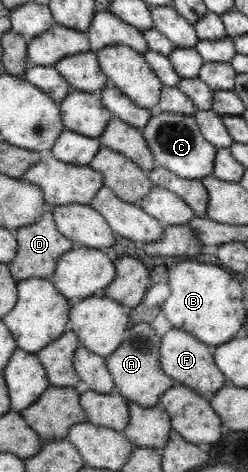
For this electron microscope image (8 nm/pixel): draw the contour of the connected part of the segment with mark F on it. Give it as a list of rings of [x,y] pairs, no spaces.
[[[176,328],[168,330],[160,338],[160,354],[158,356],[160,356],[160,360],[158,360],[160,368],[166,376],[170,376],[180,385],[196,390],[198,394],[210,394],[212,396],[224,384],[224,376],[216,368],[212,354],[208,352],[208,346],[198,342],[188,332],[182,332],[182,330],[176,330]]]

